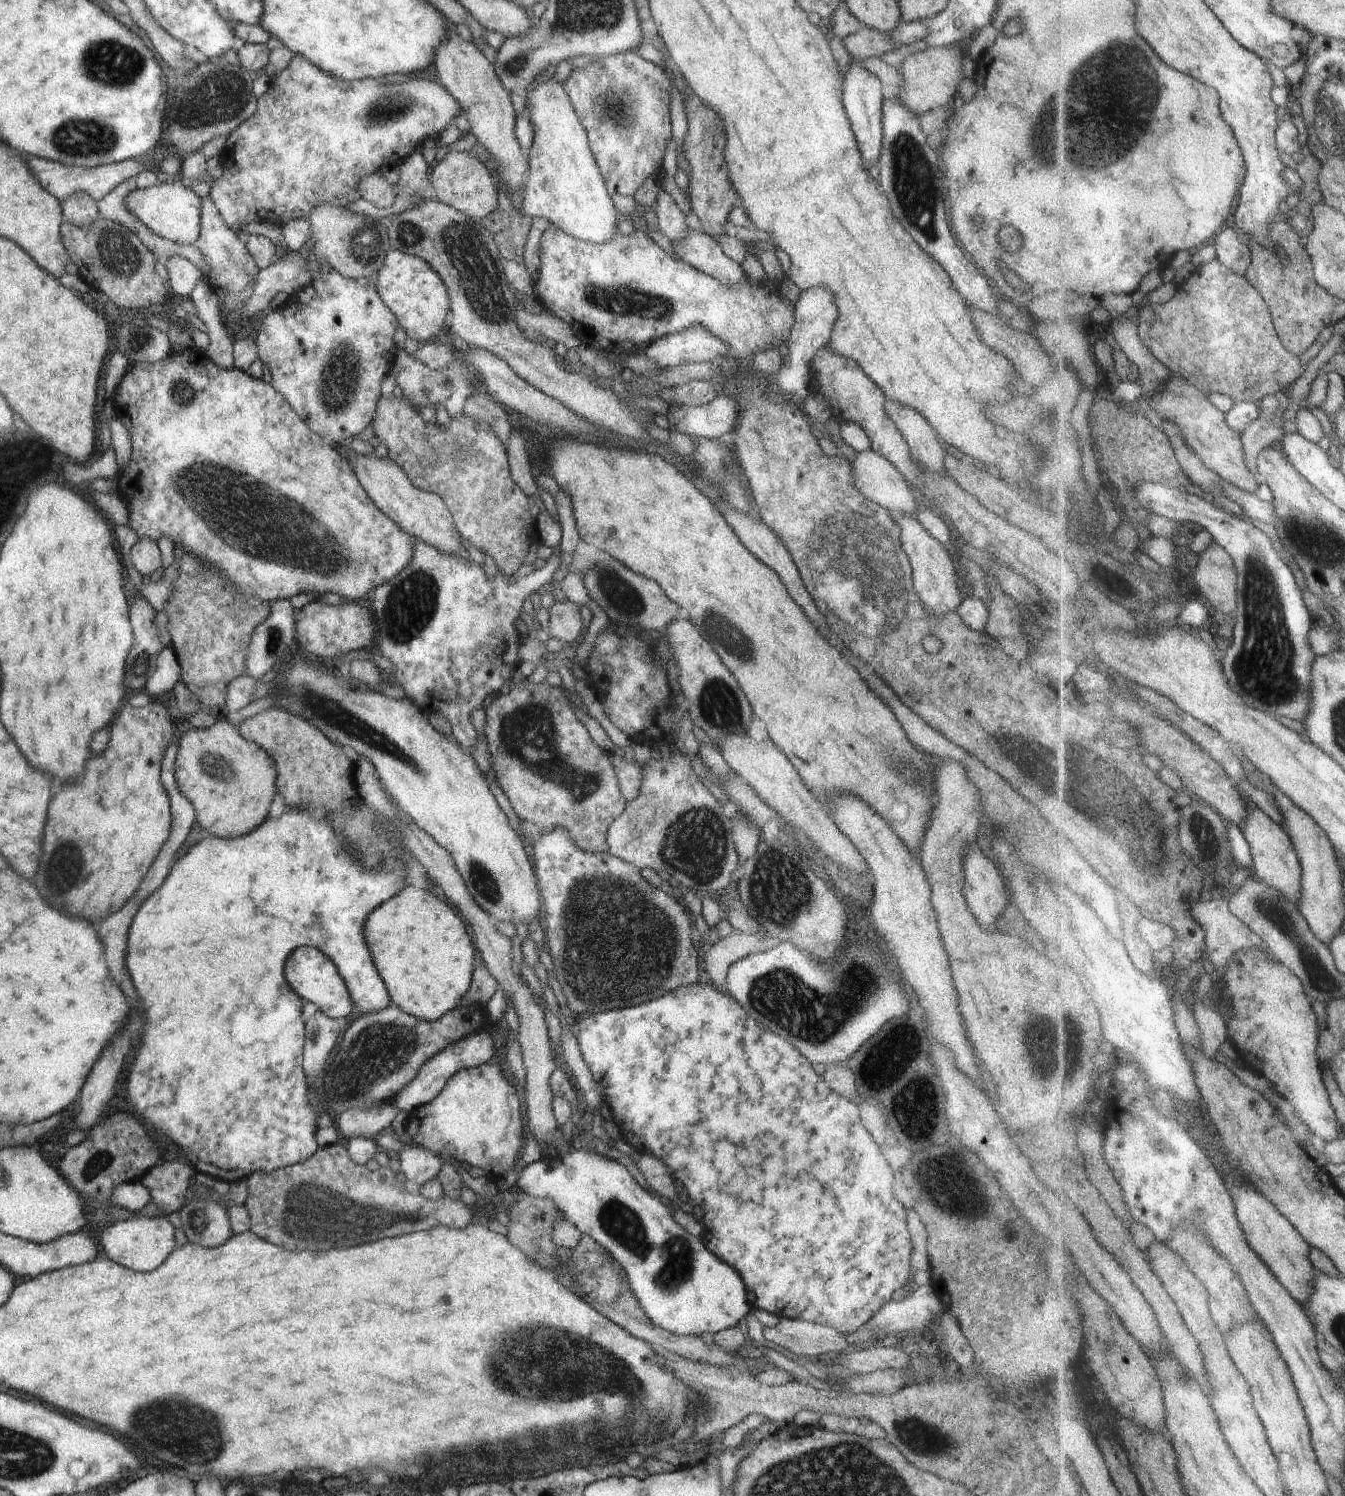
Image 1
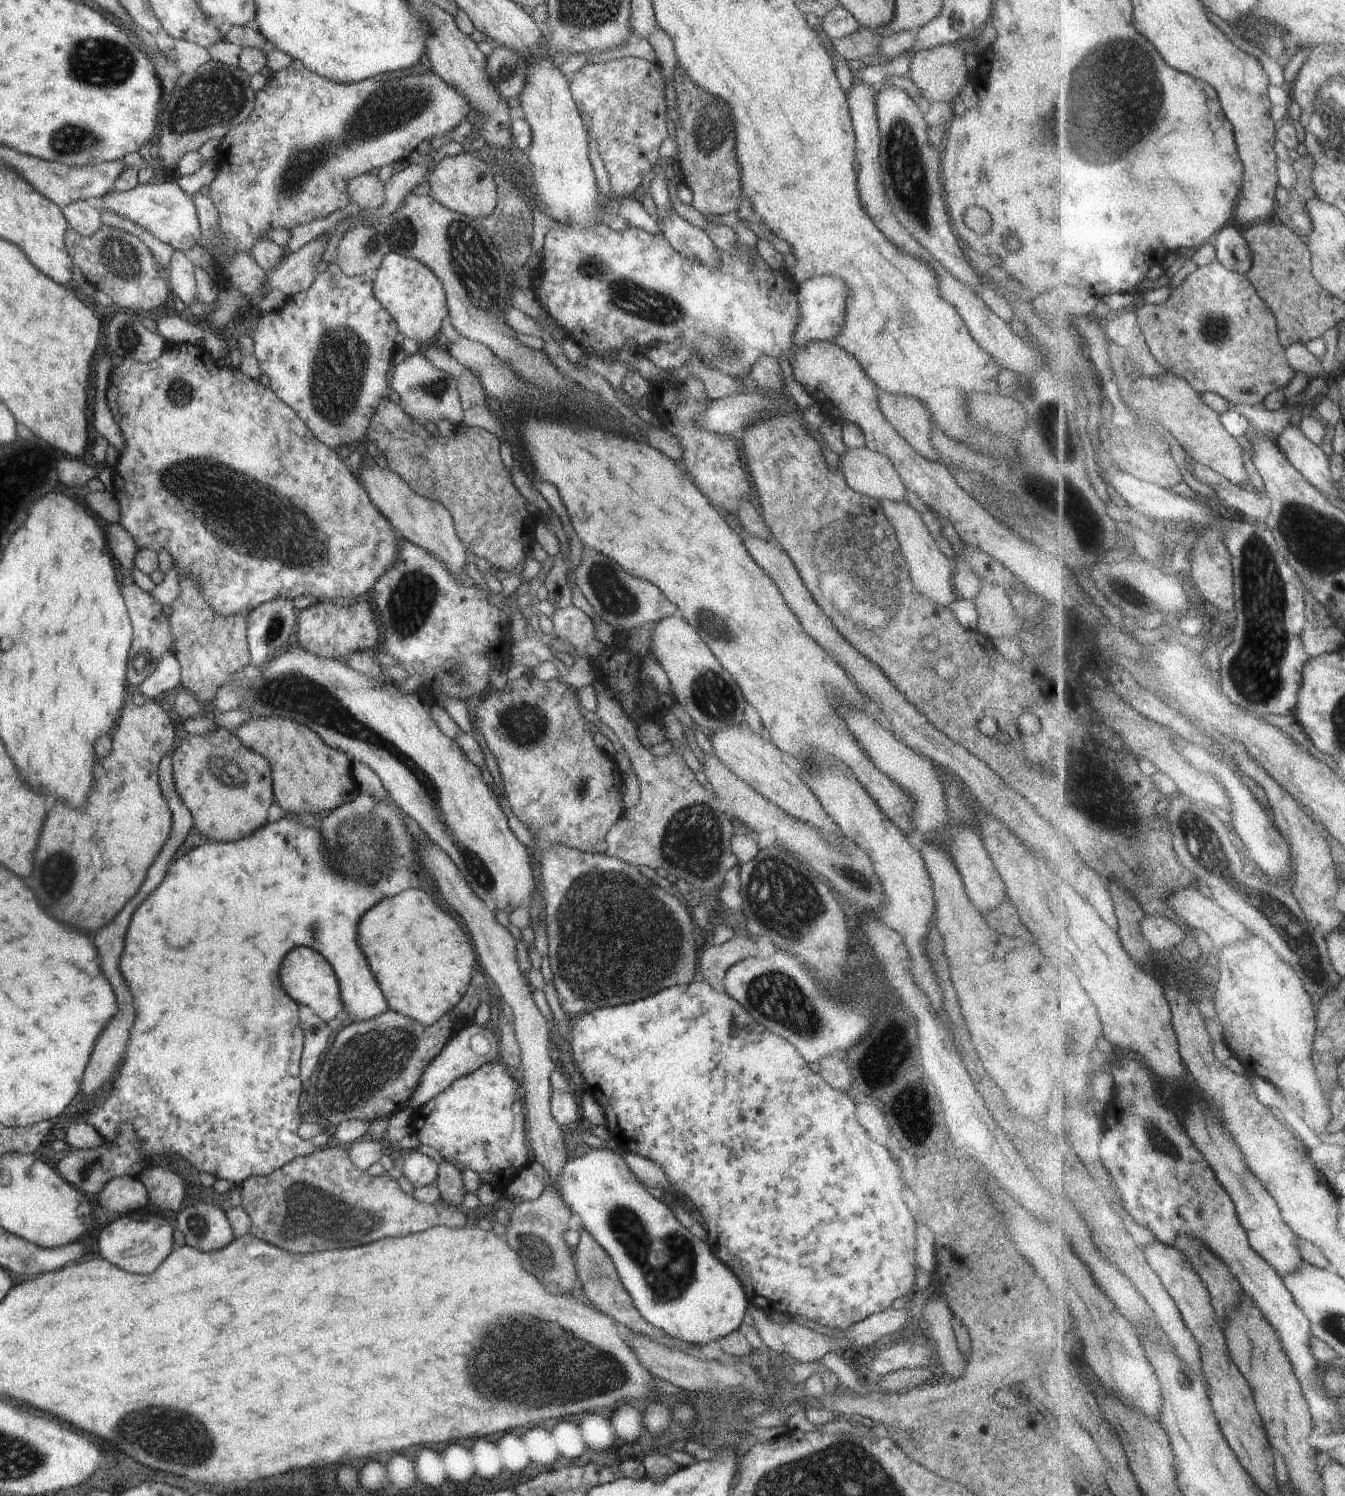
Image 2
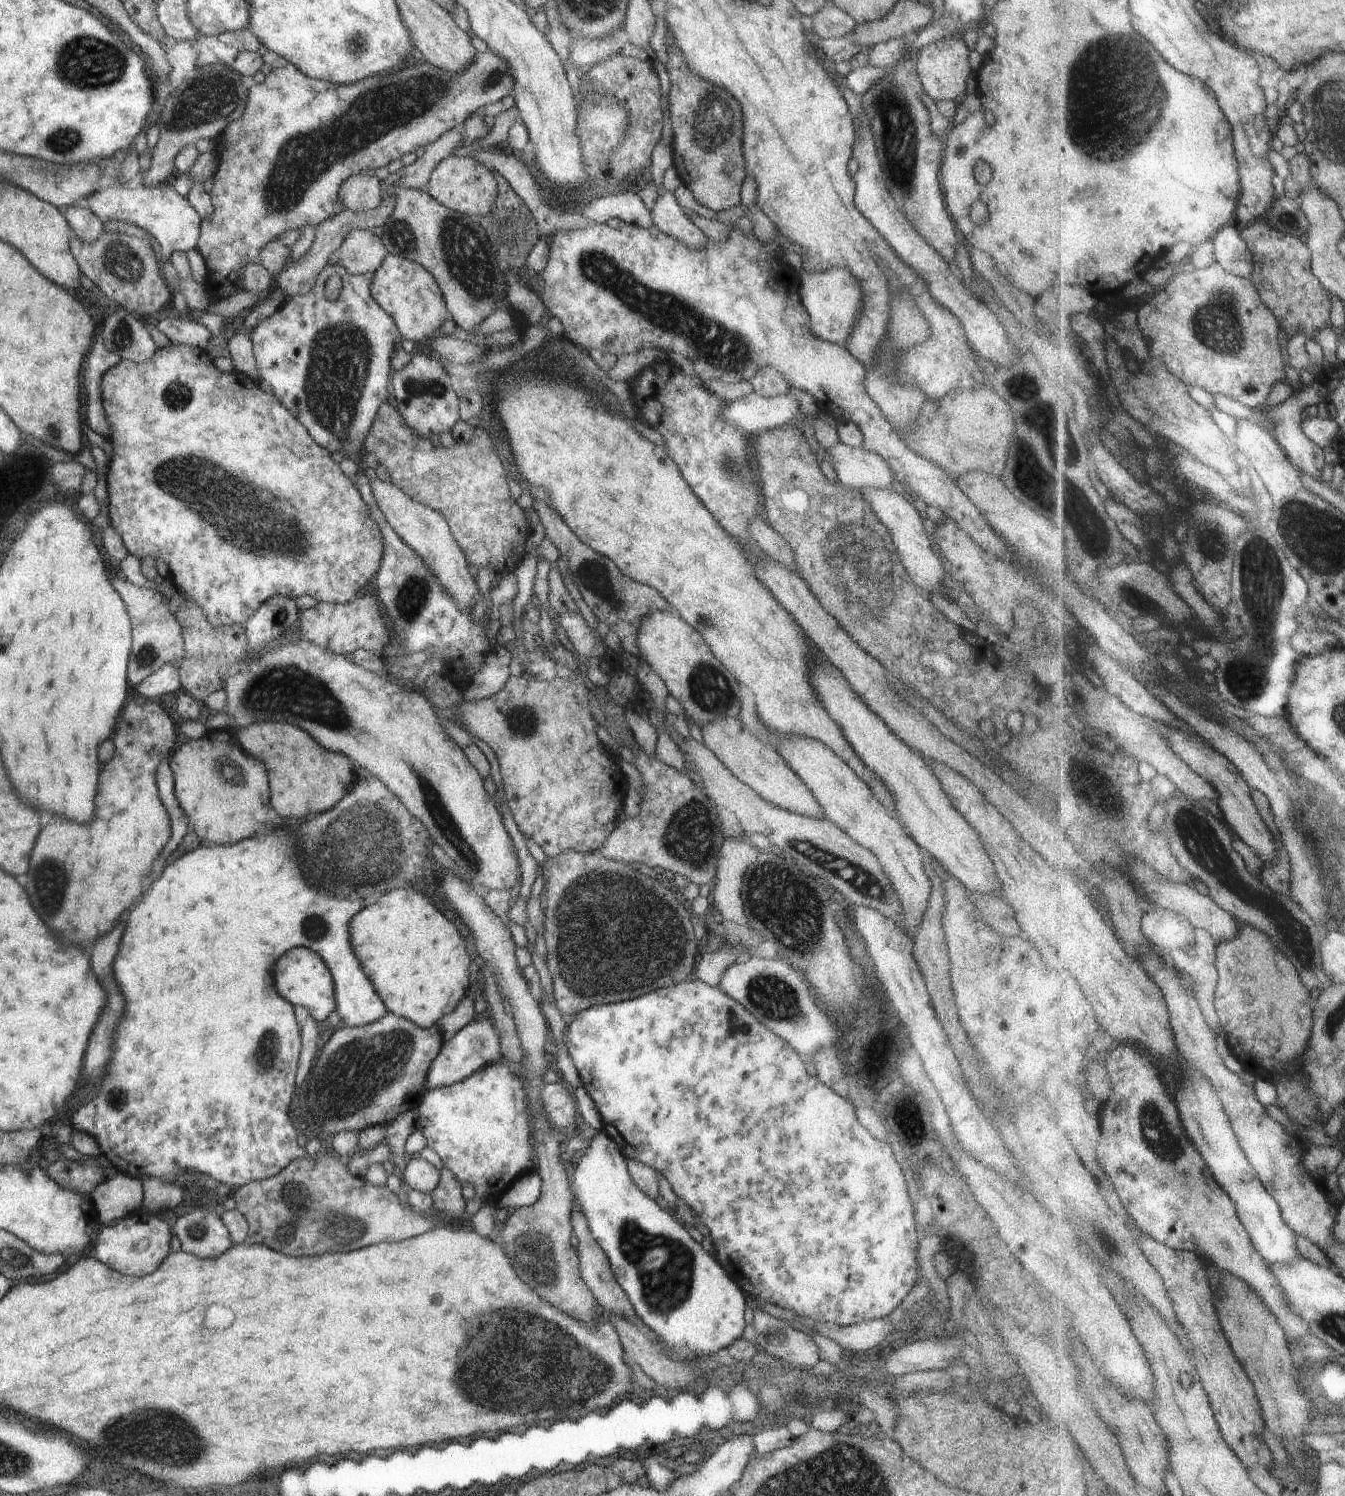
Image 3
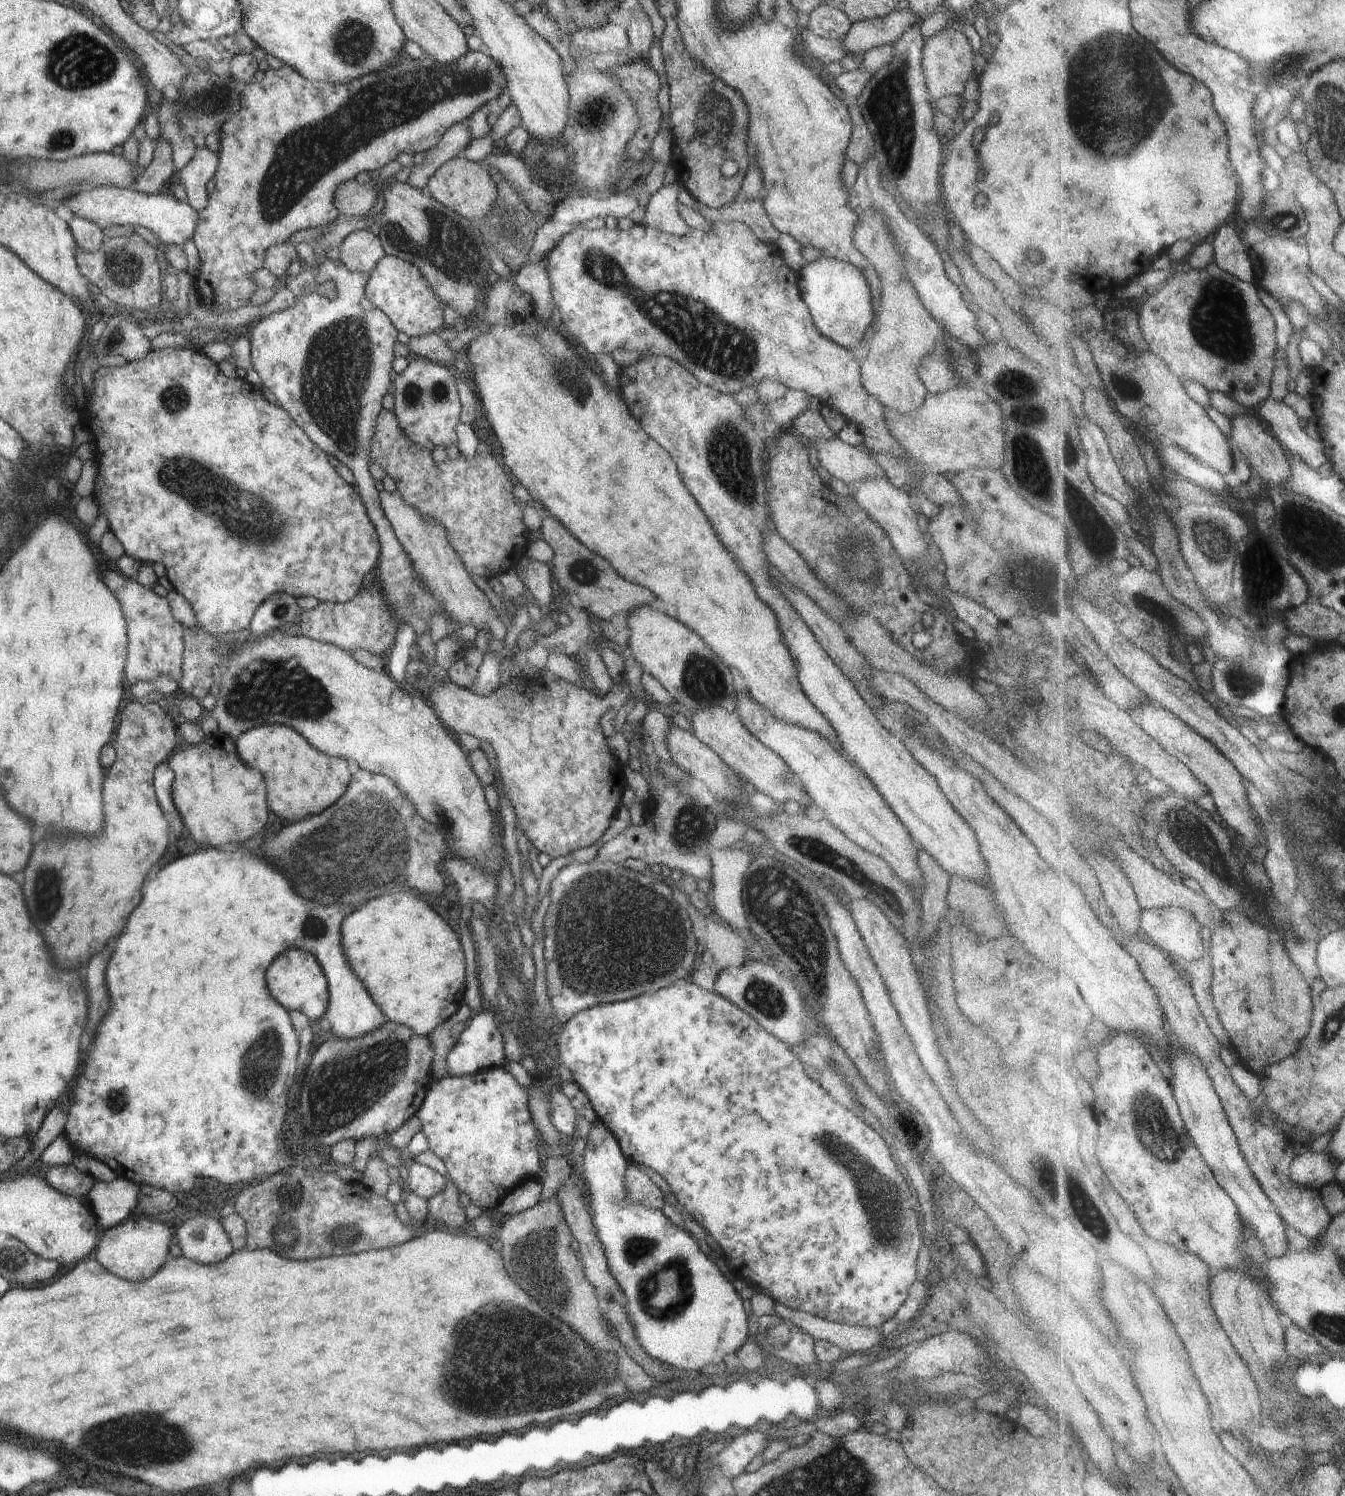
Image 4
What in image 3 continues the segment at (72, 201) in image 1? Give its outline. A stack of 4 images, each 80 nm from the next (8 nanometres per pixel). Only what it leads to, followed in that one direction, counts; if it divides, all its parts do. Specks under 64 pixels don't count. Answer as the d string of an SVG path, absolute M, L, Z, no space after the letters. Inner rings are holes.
M75 204L68 208L64 217L74 236L88 244L96 242L105 232L101 221L86 205Z

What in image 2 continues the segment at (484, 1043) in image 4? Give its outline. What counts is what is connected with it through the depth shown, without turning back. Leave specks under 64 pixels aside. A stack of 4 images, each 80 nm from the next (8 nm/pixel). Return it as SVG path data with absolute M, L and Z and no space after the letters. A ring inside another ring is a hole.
M472 1023L463 1029L460 1029L449 1038L446 1046L443 1046L442 1052L440 1052L440 1054L438 1054L438 1056L424 1069L418 1086L412 1093L408 1106L417 1109L420 1105L423 1105L431 1098L434 1098L434 1095L446 1090L448 1086L450 1086L455 1080L458 1080L460 1077L466 1076L467 1074L478 1070L478 1068L486 1063L494 1063L498 1061L499 1051L500 1042L498 1042L498 1038L495 1036L494 1032L487 1029L484 1025L480 1026ZM475 1034L485 1036L486 1040L488 1040L488 1042L491 1044L488 1053L478 1055L472 1051L472 1048L470 1047L470 1040L472 1040L472 1036Z

